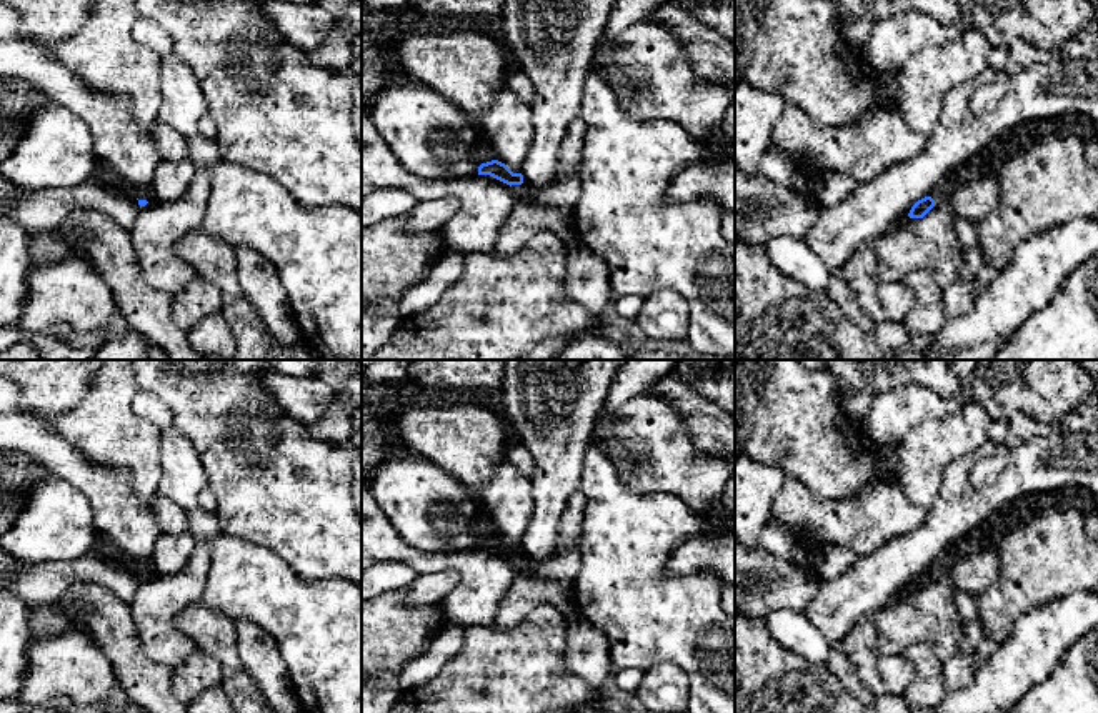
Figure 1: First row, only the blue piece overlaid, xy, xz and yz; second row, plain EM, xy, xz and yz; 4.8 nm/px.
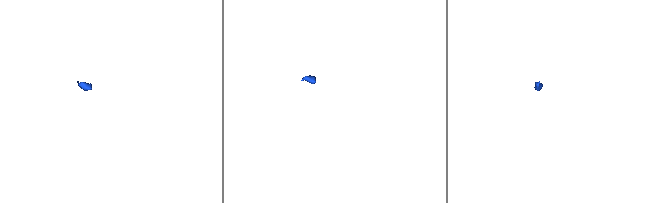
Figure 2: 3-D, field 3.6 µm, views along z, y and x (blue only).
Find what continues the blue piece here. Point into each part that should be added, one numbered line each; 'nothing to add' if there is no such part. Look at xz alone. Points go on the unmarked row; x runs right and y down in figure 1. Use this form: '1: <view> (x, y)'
1: xz (482, 527)
2: xz (520, 565)

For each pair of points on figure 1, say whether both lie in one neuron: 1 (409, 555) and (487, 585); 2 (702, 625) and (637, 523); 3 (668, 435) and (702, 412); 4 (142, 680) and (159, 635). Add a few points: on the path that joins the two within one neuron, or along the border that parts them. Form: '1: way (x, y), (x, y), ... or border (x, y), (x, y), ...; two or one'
1: way (429, 562), (464, 562), (467, 565); one
2: way (677, 602), (637, 562), (637, 548); one
3: border (658, 395), (682, 415), (690, 438), (710, 453); two
4: border (132, 623), (142, 650), (152, 660), (172, 670); two

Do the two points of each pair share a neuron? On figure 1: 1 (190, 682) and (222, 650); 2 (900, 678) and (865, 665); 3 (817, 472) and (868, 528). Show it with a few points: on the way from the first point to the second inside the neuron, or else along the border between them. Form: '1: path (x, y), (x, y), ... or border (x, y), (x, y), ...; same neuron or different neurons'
1: border (197, 647), (220, 665), (222, 683); different neurons
2: border (878, 655), (878, 673), (887, 690); different neurons
3: border (878, 483), (845, 500), (818, 500), (807, 488); different neurons

